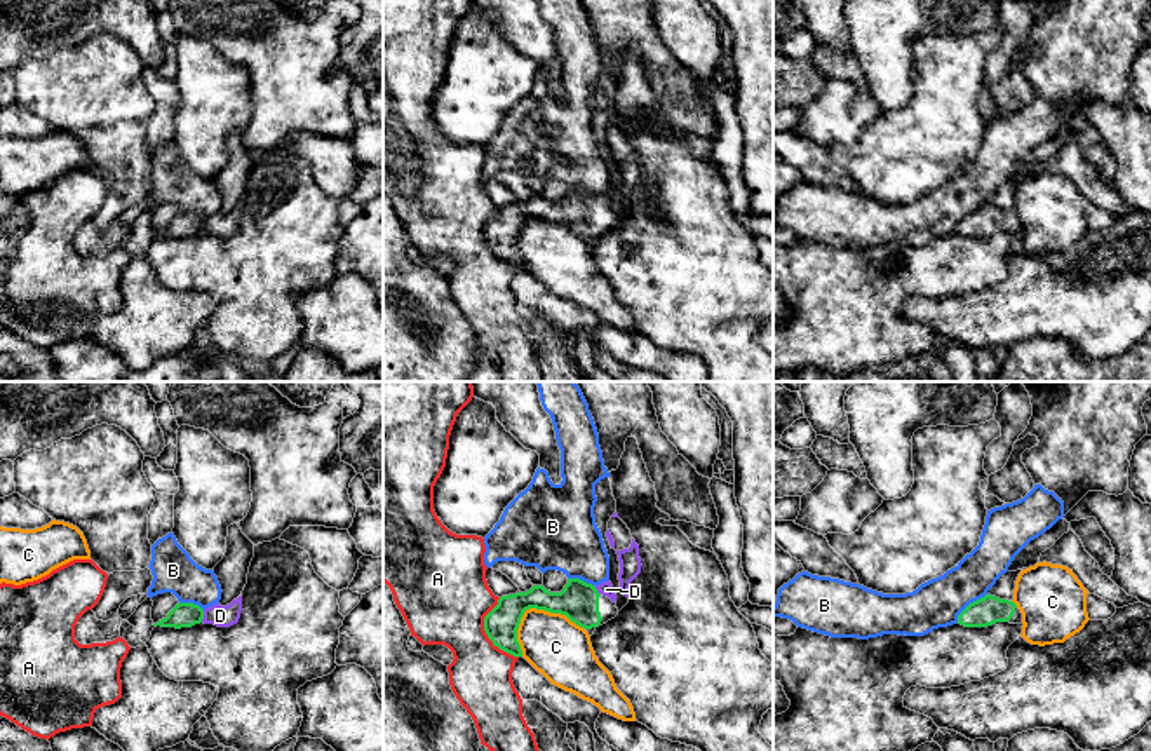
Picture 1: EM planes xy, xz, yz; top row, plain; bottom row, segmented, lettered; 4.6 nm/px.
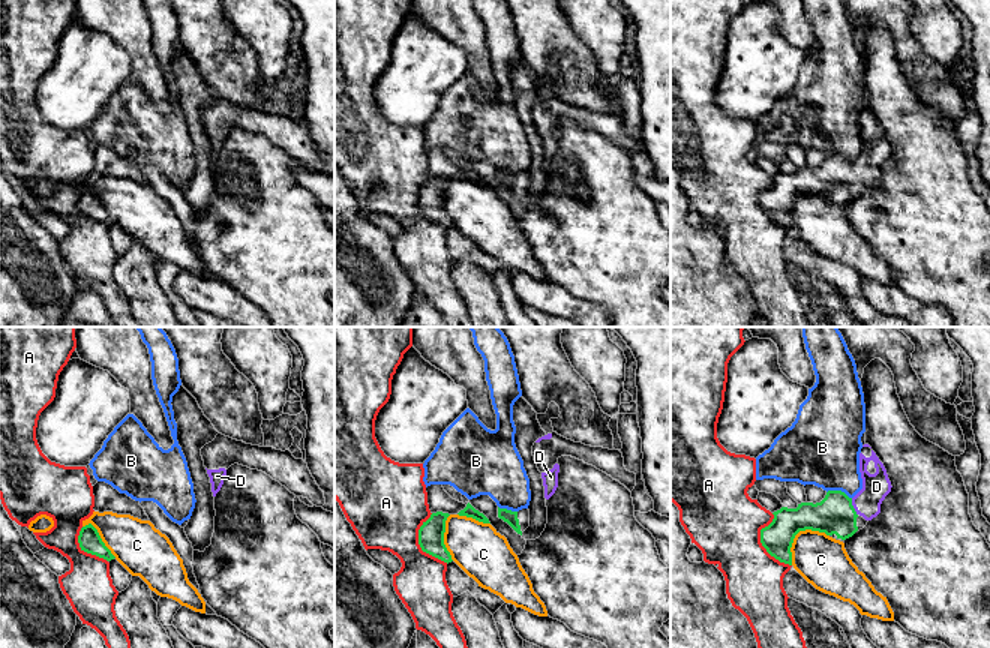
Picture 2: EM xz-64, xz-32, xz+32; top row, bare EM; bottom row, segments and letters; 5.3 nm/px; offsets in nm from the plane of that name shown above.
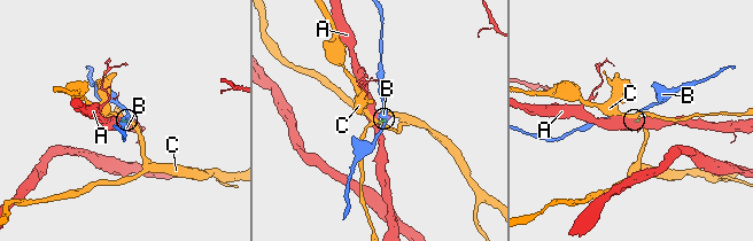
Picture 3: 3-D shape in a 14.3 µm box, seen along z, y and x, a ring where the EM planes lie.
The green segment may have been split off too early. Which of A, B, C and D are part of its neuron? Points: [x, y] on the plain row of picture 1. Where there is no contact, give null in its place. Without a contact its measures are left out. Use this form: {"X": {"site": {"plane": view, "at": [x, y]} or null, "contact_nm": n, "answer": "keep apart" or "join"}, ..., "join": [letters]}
{"A": {"site": {"plane": "xz", "at": [486, 243]}, "contact_nm": 300, "answer": "keep apart"}, "B": {"site": {"plane": "yz", "at": [969, 215]}, "contact_nm": 190, "answer": "keep apart"}, "C": {"site": {"plane": "xz", "at": [540, 218]}, "contact_nm": 320, "answer": "keep apart"}, "D": {"site": {"plane": "xy", "at": [202, 225]}, "contact_nm": 60, "answer": "join"}, "join": ["D"]}

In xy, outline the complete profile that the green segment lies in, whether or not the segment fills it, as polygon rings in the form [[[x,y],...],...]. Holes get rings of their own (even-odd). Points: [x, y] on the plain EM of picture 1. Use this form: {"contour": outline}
{"contour": [[[242,206],[233,209],[230,214],[221,216],[219,213],[202,220],[193,213],[178,213],[165,228],[158,230],[162,237],[192,237],[195,233],[214,233],[218,237],[230,237],[239,232],[242,221]]]}

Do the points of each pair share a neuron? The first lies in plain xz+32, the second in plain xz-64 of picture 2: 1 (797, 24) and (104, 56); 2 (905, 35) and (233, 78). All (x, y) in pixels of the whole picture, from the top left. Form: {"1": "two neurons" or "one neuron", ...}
{"1": "two neurons", "2": "one neuron"}

